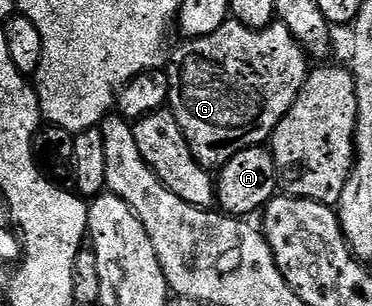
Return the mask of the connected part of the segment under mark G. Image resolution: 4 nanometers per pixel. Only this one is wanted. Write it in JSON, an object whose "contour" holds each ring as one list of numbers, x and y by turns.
{"contour":[[229,19,213,34,188,39,182,44,185,45,178,46,172,57,172,69,167,70,167,104,186,135,194,159,209,171,219,170,242,151,263,146,308,82,310,58,282,23,251,29,238,20]]}

